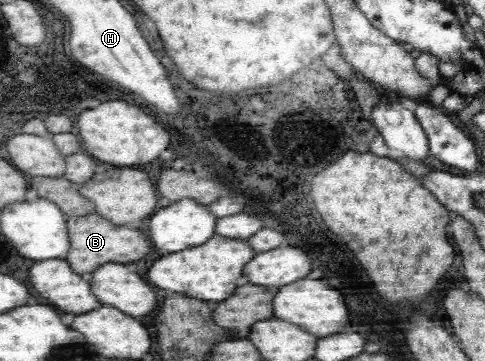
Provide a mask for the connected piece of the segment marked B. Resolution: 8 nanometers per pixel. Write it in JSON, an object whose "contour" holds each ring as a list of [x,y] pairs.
{"contour":[[[92,213],[88,217],[70,217],[67,221],[68,233],[72,233],[72,253],[68,253],[66,261],[72,265],[72,269],[76,269],[76,273],[94,273],[100,265],[112,261],[132,263],[144,259],[150,253],[150,241],[144,233],[140,233],[138,229],[114,225],[102,215]]]}

